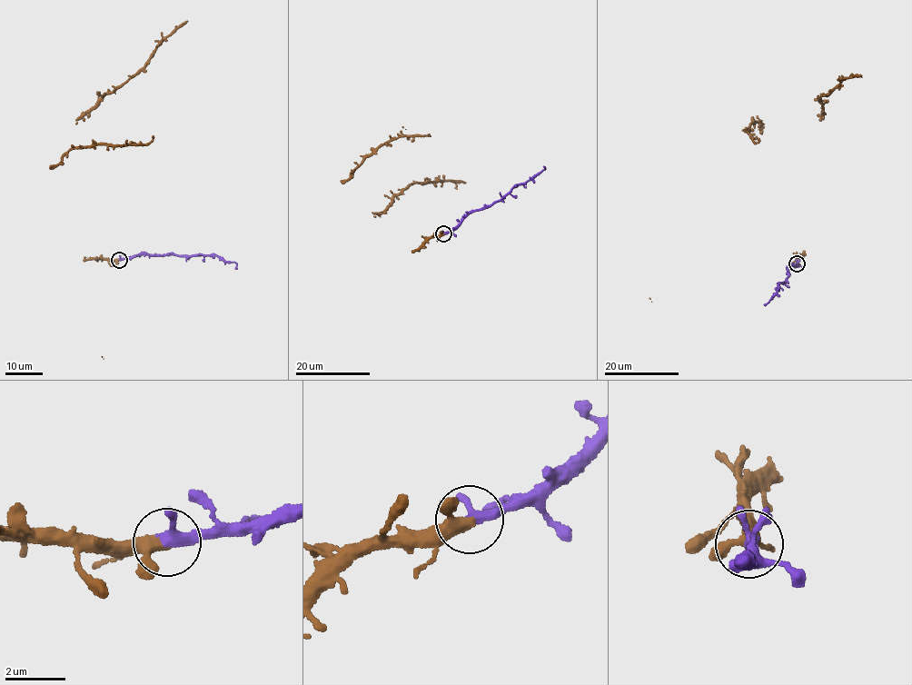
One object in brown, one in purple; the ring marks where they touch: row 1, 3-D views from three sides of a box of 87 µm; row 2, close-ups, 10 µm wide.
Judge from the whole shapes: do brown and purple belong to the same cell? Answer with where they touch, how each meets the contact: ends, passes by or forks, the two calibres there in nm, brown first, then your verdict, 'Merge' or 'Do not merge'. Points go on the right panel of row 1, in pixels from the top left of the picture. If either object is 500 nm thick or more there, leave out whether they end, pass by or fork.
Place: (797, 263). At the ring brown passes by. At the ring purple passes by. Thickness 320 nm (brown) against 300 nm. Merge

